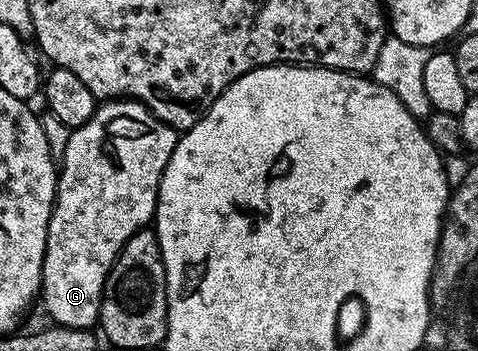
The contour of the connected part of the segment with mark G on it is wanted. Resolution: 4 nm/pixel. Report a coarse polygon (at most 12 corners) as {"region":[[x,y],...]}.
{"region":[[136,100],[67,133],[42,304],[97,327],[178,139]]}

